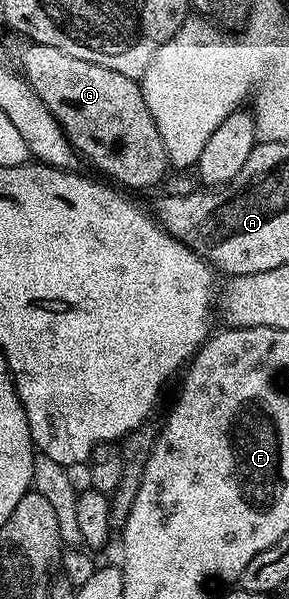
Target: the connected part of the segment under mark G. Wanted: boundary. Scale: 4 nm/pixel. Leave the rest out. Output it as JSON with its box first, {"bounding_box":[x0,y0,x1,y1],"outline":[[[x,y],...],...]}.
{"bounding_box":[19,42,169,191],"outline":[[[40,42],[27,44],[20,52],[19,66],[33,92],[61,124],[76,155],[84,154],[100,175],[108,174],[103,176],[128,191],[147,190],[166,176],[169,163],[165,144],[136,79],[89,60],[77,60],[77,56],[61,52],[61,48],[49,48]]]}

